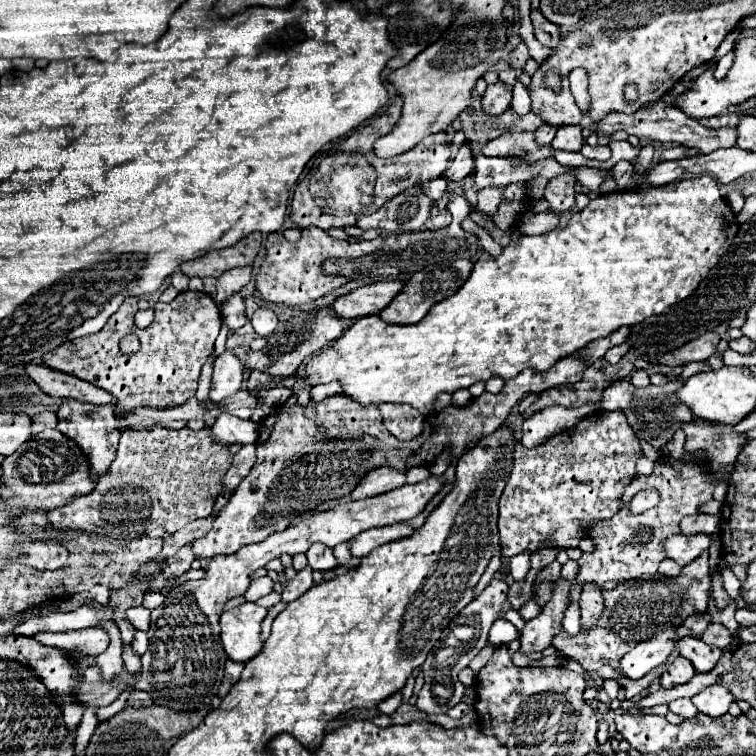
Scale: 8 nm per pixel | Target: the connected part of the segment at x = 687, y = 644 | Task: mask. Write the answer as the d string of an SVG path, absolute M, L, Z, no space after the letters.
M684 637L680 639L678 643L678 649L680 649L680 655L686 657L694 669L698 673L706 673L710 671L718 659L722 657L722 649L720 647L714 647L714 645L706 645L702 639L698 637Z

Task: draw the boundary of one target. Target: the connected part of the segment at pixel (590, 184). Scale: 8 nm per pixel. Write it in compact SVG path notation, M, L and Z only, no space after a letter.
M578 167L578 171L574 171L574 175L578 177L578 181L588 189L588 191L596 191L602 183L602 171L592 169L592 167Z

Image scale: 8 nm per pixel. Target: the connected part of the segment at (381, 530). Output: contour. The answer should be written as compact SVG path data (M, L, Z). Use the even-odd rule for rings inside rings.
M394 523L394 525L386 525L386 527L374 527L374 529L366 529L362 533L358 533L358 537L350 539L350 553L354 557L364 557L368 555L374 547L380 547L384 543L408 537L414 529L408 527L406 523Z

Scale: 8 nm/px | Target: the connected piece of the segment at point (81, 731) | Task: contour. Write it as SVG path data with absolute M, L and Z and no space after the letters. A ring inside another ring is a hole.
M86 707L84 715L82 715L82 721L76 729L76 755L88 745L94 729L98 725L98 717L96 717L96 707Z

